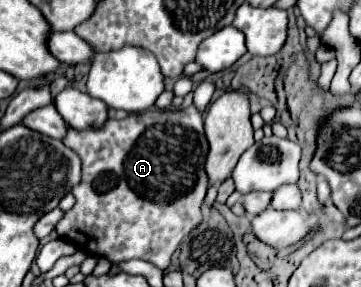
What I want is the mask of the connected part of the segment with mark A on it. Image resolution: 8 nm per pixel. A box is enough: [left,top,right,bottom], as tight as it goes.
[56,105,208,271]

